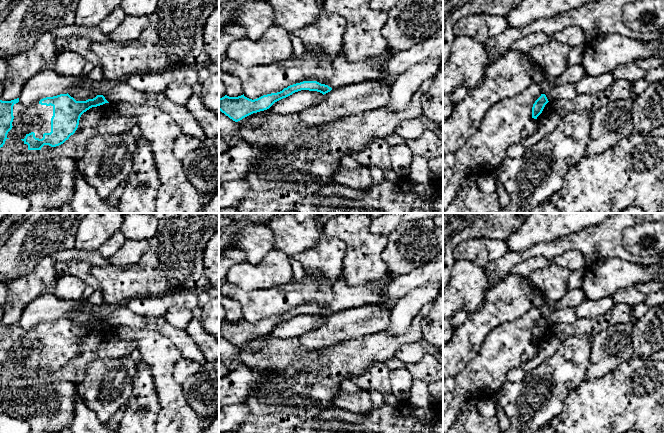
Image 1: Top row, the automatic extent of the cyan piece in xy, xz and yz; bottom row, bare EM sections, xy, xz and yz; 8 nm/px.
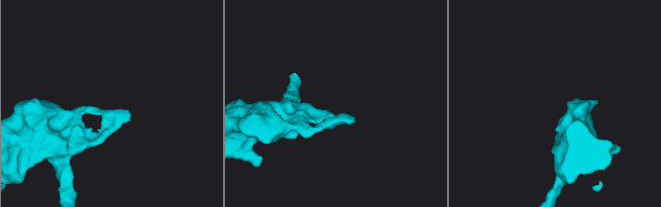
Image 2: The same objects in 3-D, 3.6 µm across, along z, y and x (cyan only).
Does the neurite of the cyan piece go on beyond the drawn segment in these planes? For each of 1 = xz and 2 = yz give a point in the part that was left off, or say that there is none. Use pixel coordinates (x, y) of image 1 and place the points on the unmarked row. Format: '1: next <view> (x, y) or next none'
1: next none
2: next none

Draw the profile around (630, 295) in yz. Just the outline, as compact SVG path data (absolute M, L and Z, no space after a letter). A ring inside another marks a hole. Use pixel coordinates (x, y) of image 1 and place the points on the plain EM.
M634 286L623 288L611 296L615 304L625 303L630 306L645 302L646 295Z

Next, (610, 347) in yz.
M633 323L616 324L610 326L593 336L589 357L589 366L586 371L585 379L600 378L603 375L613 371L624 361L631 359L634 349L631 344Z

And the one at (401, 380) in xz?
M406 368L390 370L392 394L399 400L407 400L412 388L413 378Z

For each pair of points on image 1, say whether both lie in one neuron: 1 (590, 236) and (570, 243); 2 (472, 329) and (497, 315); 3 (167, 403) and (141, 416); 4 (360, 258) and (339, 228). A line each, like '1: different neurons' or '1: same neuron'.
1: same neuron
2: same neuron
3: different neurons
4: same neuron

